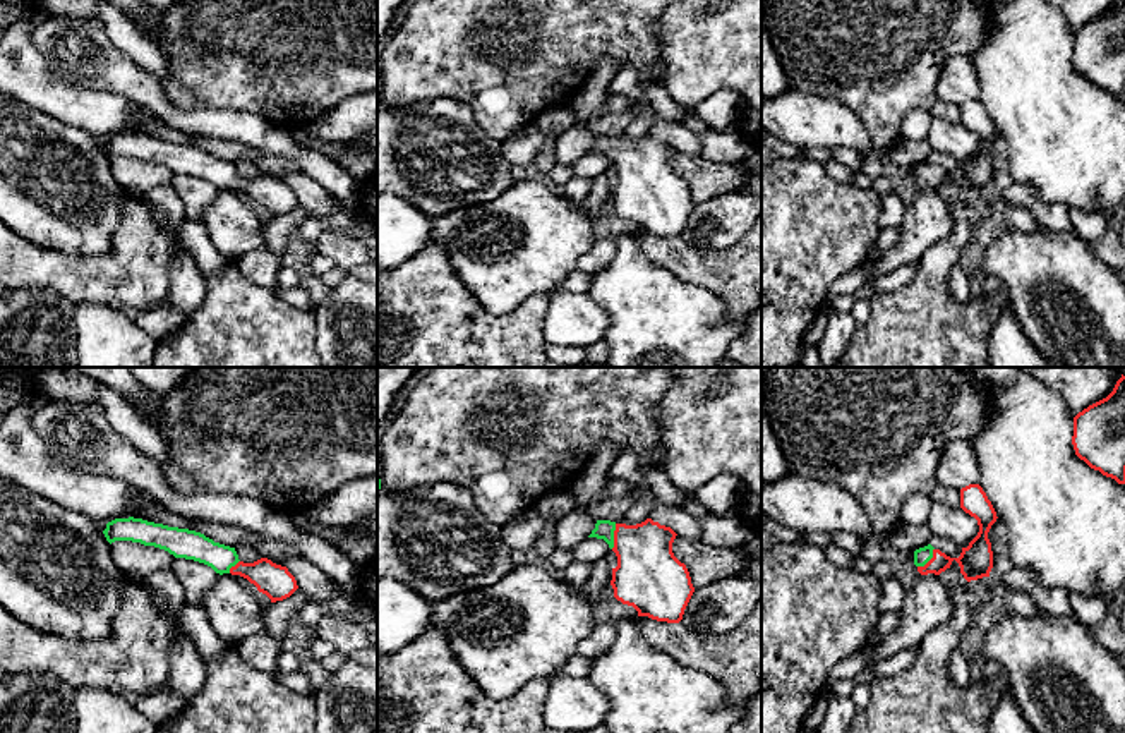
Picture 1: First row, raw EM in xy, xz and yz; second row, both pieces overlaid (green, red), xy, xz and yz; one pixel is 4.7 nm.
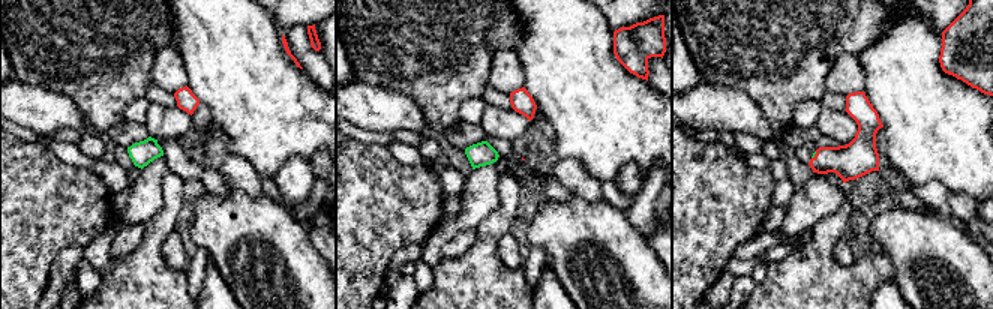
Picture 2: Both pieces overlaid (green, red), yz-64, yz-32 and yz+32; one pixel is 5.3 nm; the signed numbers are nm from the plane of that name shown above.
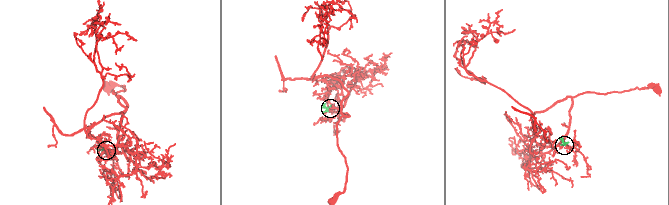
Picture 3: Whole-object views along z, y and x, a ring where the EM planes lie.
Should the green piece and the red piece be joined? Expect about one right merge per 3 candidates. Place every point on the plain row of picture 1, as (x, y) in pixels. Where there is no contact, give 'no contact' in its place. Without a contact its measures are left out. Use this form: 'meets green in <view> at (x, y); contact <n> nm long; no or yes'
meets green in xz at (613, 151); contact 120 nm long; yes

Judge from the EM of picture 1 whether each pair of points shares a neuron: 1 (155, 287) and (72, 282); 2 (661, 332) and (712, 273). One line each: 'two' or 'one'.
1: one
2: two

